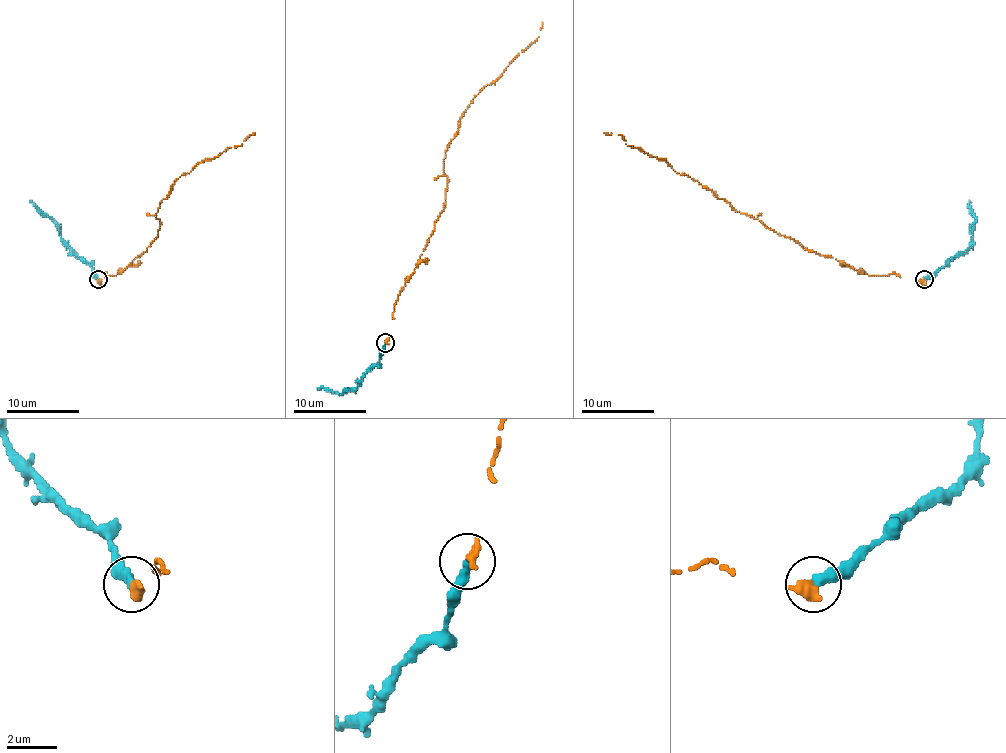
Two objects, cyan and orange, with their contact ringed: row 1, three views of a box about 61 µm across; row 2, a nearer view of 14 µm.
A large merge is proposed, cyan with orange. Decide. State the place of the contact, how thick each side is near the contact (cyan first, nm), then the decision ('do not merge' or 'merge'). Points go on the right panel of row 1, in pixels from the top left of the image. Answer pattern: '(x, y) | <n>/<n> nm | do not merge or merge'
(924, 279) | 400/440 nm | do not merge

